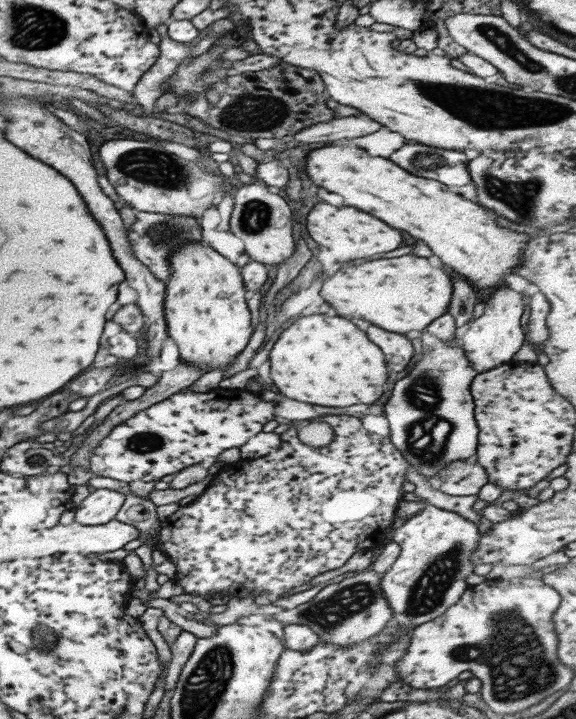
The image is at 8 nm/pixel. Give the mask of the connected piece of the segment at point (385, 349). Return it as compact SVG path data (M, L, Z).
M370 325L366 332L368 339L384 353L389 370L400 372L406 370L414 354L412 343L397 332L390 332L376 325Z

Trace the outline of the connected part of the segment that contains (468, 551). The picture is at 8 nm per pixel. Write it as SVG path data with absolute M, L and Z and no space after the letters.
M426 505L425 509L408 517L402 526L393 529L393 536L393 542L398 543L401 552L392 568L383 574L380 583L392 611L391 630L389 640L377 642L376 660L398 637L438 618L465 596L469 587L466 579L474 574L476 566L472 563L472 556L480 546L480 531L475 522L432 505Z

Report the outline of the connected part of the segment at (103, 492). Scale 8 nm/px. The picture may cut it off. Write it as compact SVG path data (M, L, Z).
M104 488L92 489L78 506L72 507L75 511L74 521L81 525L106 524L115 519L124 503L123 493Z

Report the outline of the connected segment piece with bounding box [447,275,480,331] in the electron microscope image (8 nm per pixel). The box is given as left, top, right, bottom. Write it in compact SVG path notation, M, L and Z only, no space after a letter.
M453 275L452 282L452 298L447 313L454 317L455 325L462 331L462 326L472 318L474 307L480 300L466 278Z

